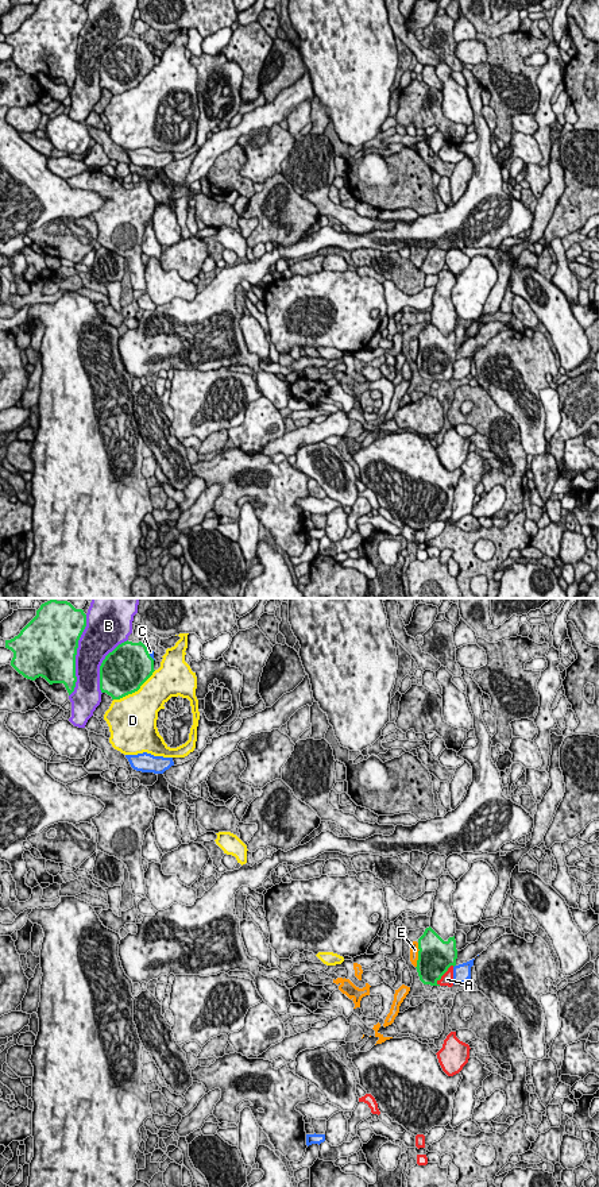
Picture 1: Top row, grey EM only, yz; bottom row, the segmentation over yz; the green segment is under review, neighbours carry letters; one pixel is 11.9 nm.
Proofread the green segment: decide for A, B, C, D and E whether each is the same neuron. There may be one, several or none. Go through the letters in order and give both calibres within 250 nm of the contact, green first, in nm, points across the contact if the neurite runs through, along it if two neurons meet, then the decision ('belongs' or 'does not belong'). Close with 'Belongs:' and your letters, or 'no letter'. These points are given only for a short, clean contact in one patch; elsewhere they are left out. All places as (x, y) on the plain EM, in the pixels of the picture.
A: 420/160 nm | across yz (435, 351), (436, 362), (443, 369), (447, 374) | belongs
B: 500/380 nm | does not belong
C: 500/60 nm | does not belong
D: 500/440 nm | does not belong
E: 420/100 nm | does not belong
Belongs: A

